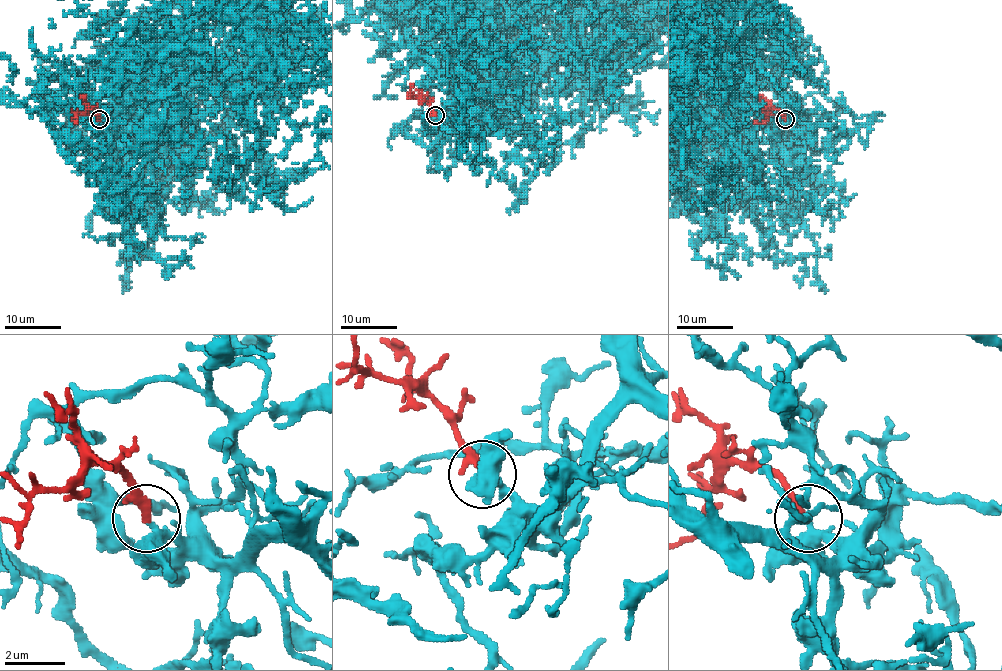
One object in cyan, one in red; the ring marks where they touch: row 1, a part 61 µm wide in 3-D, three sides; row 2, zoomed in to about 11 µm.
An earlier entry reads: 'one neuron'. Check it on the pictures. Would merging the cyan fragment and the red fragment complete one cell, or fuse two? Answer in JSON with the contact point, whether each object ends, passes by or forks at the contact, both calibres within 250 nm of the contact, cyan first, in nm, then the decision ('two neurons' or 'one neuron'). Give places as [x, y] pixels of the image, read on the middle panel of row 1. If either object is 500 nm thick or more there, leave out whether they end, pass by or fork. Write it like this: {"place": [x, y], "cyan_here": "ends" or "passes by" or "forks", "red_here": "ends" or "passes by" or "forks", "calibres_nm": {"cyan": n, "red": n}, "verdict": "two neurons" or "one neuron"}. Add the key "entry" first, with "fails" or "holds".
{"entry": "holds", "place": [435, 115], "cyan_here": "passes by", "red_here": "ends", "calibres_nm": {"cyan": 260, "red": 240}, "verdict": "one neuron"}

